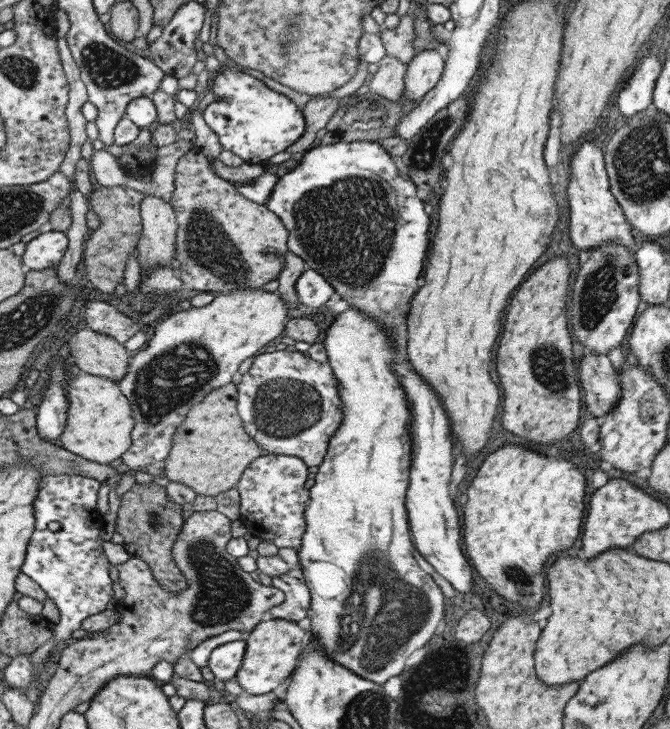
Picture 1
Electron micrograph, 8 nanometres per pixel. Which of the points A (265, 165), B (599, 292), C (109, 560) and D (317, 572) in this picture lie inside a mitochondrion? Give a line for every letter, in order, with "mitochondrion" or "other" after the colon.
A: other
B: mitochondrion
C: other
D: other

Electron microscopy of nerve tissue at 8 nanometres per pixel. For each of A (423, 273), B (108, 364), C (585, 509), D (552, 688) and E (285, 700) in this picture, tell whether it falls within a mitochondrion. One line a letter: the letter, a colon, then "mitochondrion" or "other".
A: other
B: other
C: other
D: other
E: other

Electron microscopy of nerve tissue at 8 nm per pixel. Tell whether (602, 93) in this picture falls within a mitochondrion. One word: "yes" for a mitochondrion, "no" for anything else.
no

